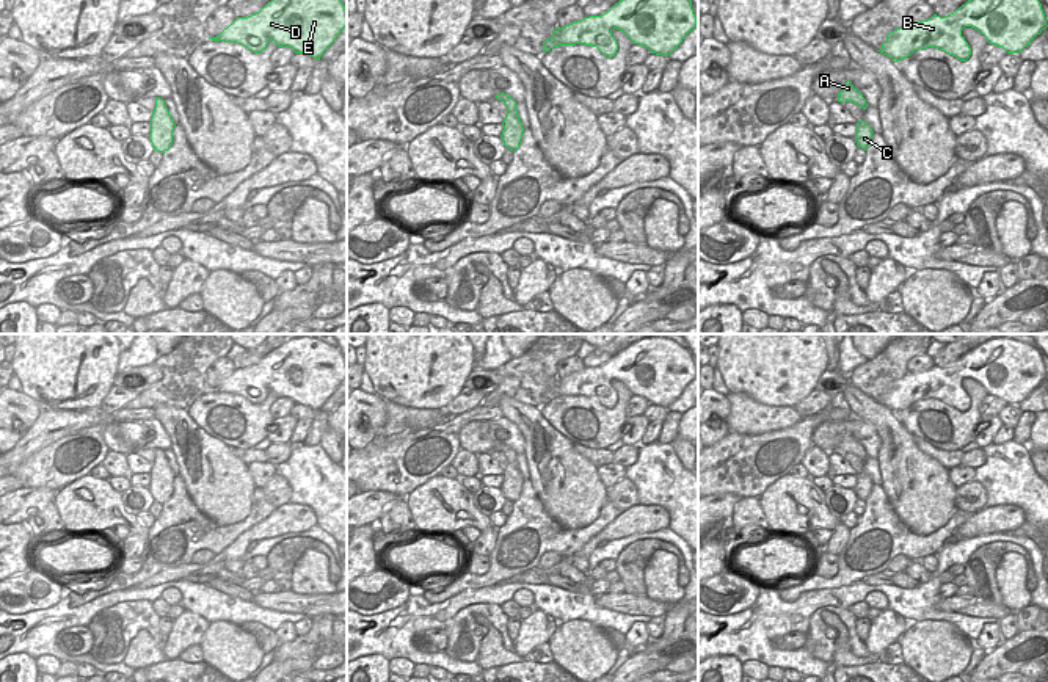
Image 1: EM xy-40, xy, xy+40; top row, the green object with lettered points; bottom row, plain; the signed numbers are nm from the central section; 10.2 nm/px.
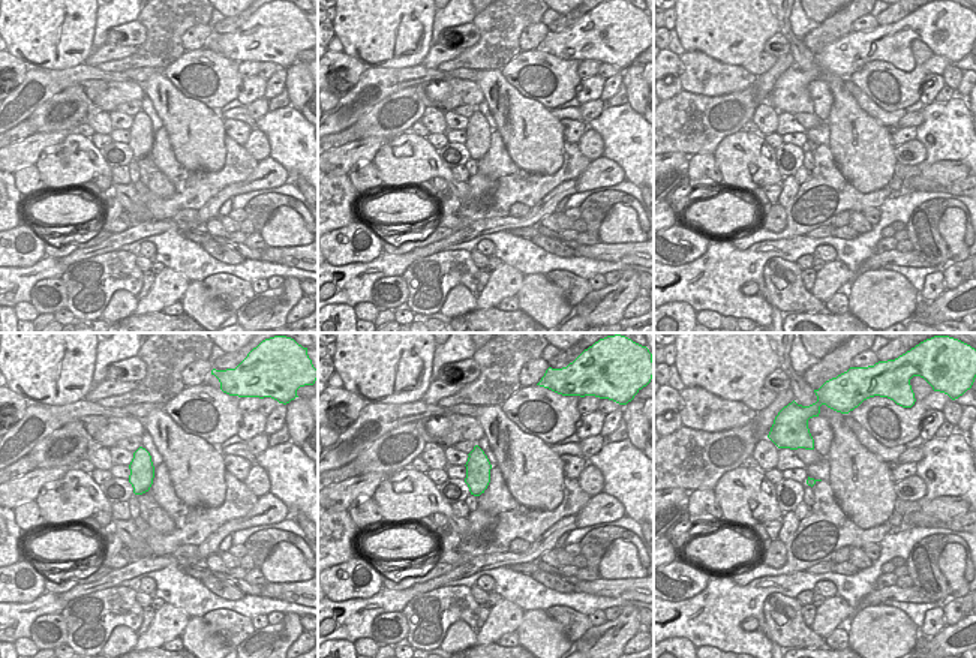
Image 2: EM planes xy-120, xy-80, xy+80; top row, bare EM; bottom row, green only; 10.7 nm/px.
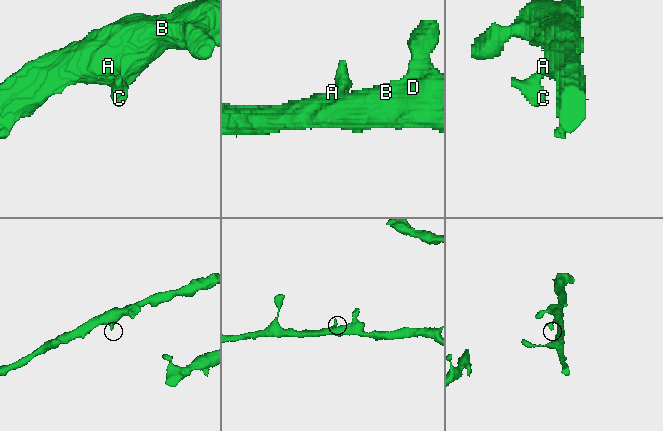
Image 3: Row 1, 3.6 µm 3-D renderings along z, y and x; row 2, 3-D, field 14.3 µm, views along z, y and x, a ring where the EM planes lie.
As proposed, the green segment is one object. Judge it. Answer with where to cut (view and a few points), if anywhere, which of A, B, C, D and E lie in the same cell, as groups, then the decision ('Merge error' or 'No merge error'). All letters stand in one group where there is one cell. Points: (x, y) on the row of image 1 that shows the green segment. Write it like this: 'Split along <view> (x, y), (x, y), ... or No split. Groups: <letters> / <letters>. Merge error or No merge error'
No split. Groups: A B C D E. No merge error

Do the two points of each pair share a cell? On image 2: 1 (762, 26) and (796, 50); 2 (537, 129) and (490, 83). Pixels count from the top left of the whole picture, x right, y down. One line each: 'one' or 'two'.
1: two
2: one

